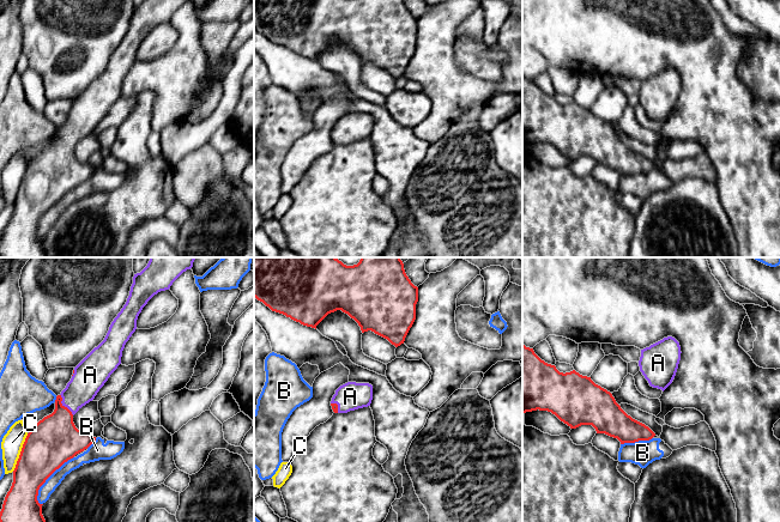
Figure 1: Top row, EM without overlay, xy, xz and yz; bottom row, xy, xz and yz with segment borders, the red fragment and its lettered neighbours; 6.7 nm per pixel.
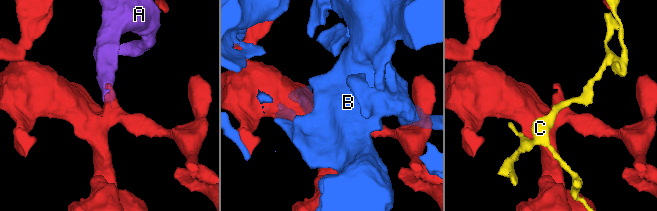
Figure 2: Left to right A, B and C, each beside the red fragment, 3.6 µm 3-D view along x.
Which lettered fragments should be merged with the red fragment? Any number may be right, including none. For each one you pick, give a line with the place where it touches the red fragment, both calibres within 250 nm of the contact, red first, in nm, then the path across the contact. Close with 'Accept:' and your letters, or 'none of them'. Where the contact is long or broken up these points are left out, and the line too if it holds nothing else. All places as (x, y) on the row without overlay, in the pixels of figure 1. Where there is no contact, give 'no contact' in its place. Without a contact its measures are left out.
A: contact xy (64, 138); calibres 320 and 200 nm
Accept: A

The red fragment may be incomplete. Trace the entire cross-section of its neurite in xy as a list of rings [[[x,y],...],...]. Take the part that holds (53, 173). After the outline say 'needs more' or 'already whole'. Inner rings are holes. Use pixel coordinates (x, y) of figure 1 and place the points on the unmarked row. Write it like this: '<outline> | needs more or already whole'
[[[144,0],[140,5],[134,6],[127,34],[111,54],[104,72],[74,99],[71,113],[56,128],[54,144],[40,152],[28,165],[13,202],[12,218],[0,243],[1,257],[47,257],[42,247],[43,236],[37,232],[40,219],[65,194],[87,181],[96,172],[96,169],[90,164],[75,159],[73,147],[95,130],[121,96],[122,83],[137,61],[137,51],[143,40],[155,26],[169,22],[187,1],[191,0]]] | needs more

